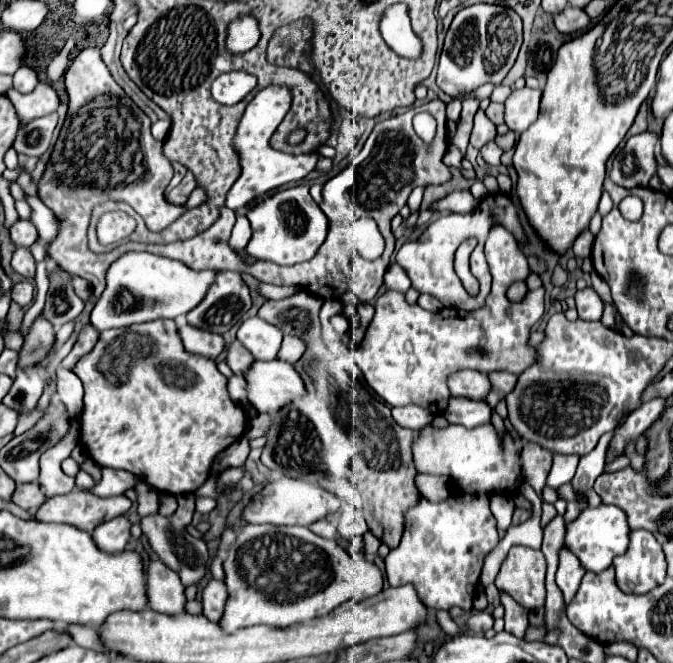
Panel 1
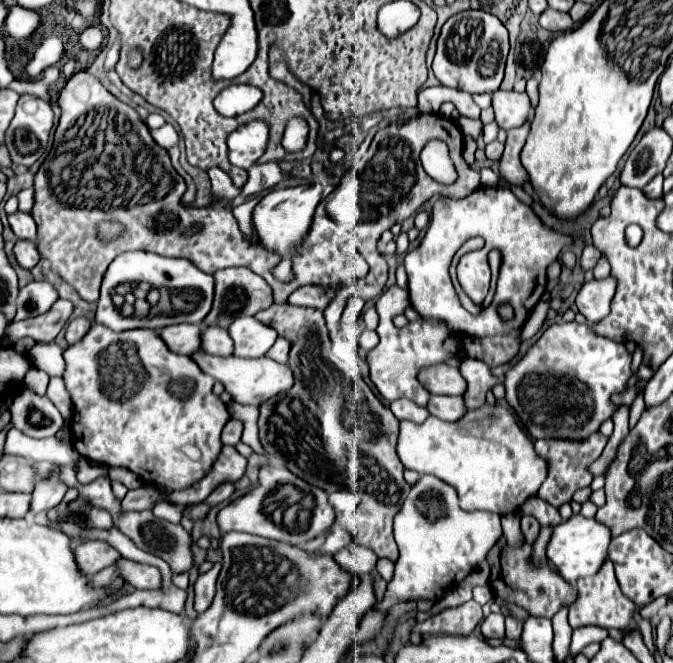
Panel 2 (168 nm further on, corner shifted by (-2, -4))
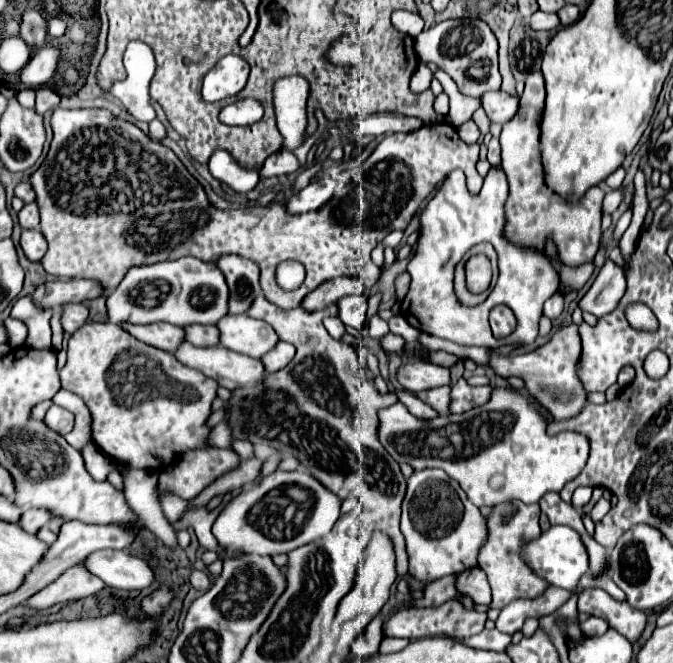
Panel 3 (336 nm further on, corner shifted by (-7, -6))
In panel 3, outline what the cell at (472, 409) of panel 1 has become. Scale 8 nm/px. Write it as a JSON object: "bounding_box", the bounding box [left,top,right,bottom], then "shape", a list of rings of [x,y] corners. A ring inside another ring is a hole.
{"bounding_box":[418,386,450,416],"shape":[[[440,386],[440,388],[434,388],[434,390],[426,390],[426,392],[420,392],[418,394],[420,400],[428,402],[440,416],[446,416],[450,414],[448,406],[450,406],[450,386]]]}

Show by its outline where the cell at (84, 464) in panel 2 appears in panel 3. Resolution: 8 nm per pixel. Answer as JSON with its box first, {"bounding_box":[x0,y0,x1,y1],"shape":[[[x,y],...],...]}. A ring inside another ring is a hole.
{"bounding_box":[82,444,114,480],"shape":[[[88,444],[82,448],[82,458],[84,458],[84,466],[88,470],[88,474],[94,478],[94,480],[106,480],[108,474],[114,470],[114,462],[110,456],[102,454],[96,446]]]}

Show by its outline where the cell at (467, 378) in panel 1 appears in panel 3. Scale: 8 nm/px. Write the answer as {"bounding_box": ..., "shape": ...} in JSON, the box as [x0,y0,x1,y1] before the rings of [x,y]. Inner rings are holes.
{"bounding_box":[398,362,450,392],"shape":[[[410,362],[406,366],[400,366],[398,370],[398,382],[408,392],[422,392],[432,390],[436,386],[450,386],[450,370],[432,362]]]}

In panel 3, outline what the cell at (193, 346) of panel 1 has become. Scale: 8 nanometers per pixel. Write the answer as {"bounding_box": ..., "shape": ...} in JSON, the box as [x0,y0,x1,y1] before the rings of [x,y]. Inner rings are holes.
{"bounding_box":[120,322,186,352],"shape":[[[164,322],[148,324],[148,326],[134,326],[134,324],[120,324],[120,326],[132,336],[136,336],[138,340],[150,346],[156,346],[160,350],[166,350],[166,352],[172,352],[176,350],[176,346],[180,346],[180,342],[186,342],[184,328],[164,324]]]}

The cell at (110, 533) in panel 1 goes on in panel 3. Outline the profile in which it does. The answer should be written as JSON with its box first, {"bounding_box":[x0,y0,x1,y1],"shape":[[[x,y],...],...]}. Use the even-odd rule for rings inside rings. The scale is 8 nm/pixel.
{"bounding_box":[28,564,104,608],"shape":[[[76,564],[76,566],[68,568],[58,580],[54,580],[44,590],[34,594],[28,602],[28,606],[50,608],[52,604],[62,602],[62,600],[92,596],[92,594],[100,592],[102,588],[104,588],[104,582],[100,582],[100,578],[96,578],[94,574],[88,574],[88,570],[84,570],[84,566]]]}

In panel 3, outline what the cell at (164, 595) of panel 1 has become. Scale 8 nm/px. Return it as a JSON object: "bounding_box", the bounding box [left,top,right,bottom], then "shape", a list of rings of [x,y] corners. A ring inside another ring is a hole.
{"bounding_box":[86,550,154,590],"shape":[[[98,550],[86,558],[86,568],[104,580],[106,586],[120,588],[120,590],[144,590],[154,582],[154,572],[150,566],[134,556],[128,556],[124,550]]]}

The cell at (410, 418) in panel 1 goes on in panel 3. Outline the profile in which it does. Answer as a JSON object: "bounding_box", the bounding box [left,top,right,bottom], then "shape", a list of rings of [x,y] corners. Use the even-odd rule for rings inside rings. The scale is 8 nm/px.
{"bounding_box":[394,390,436,420],"shape":[[[394,390],[394,394],[398,396],[398,400],[408,408],[410,414],[414,414],[416,418],[424,418],[424,420],[430,420],[430,418],[436,418],[436,410],[432,410],[426,402],[422,402],[416,394],[408,392],[408,390]]]}

